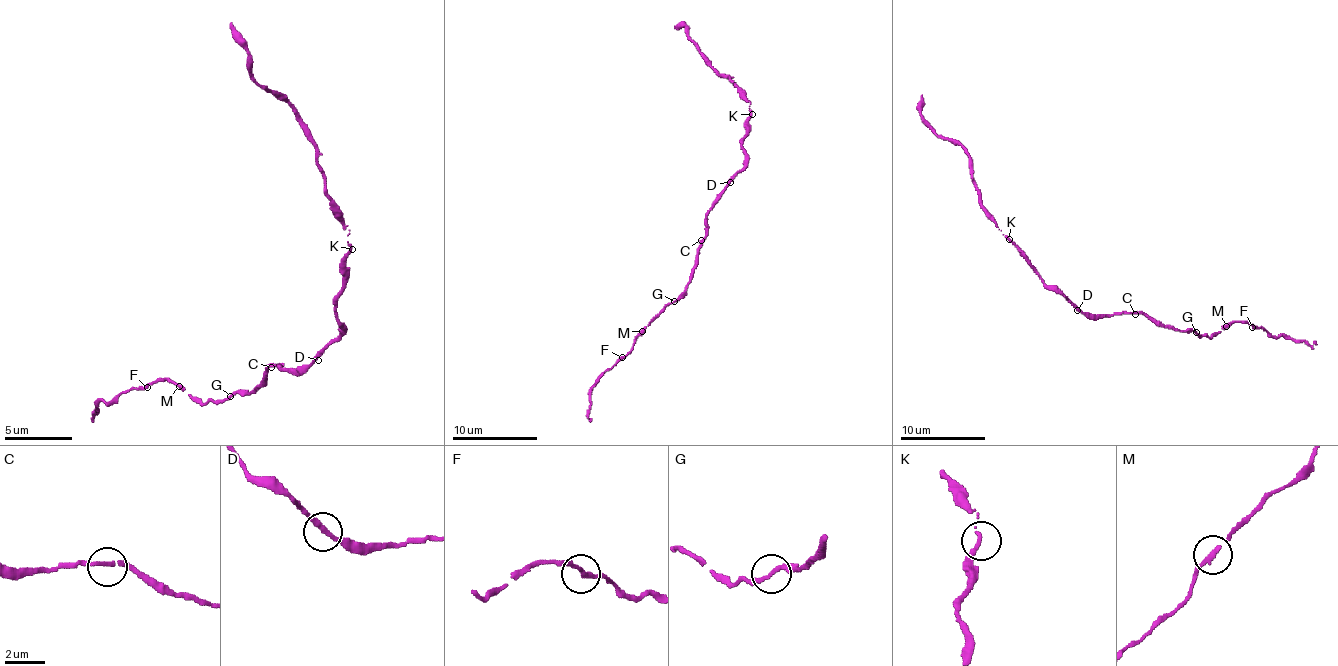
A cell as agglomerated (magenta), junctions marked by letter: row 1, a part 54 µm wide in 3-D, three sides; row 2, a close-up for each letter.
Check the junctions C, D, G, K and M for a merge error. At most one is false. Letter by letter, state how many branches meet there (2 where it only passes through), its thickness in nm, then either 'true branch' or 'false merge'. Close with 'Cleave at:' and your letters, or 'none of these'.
C: 2 branches meet; 220 nm thick; true branch
D: 2 branches meet; 260 nm thick; true branch
G: 2 branches meet; 190 nm thick; true branch
K: 1 branches meet; 240 nm thick; true branch
M: 2 branches meet; 190 nm thick; true branch
Cleave at: none of these

